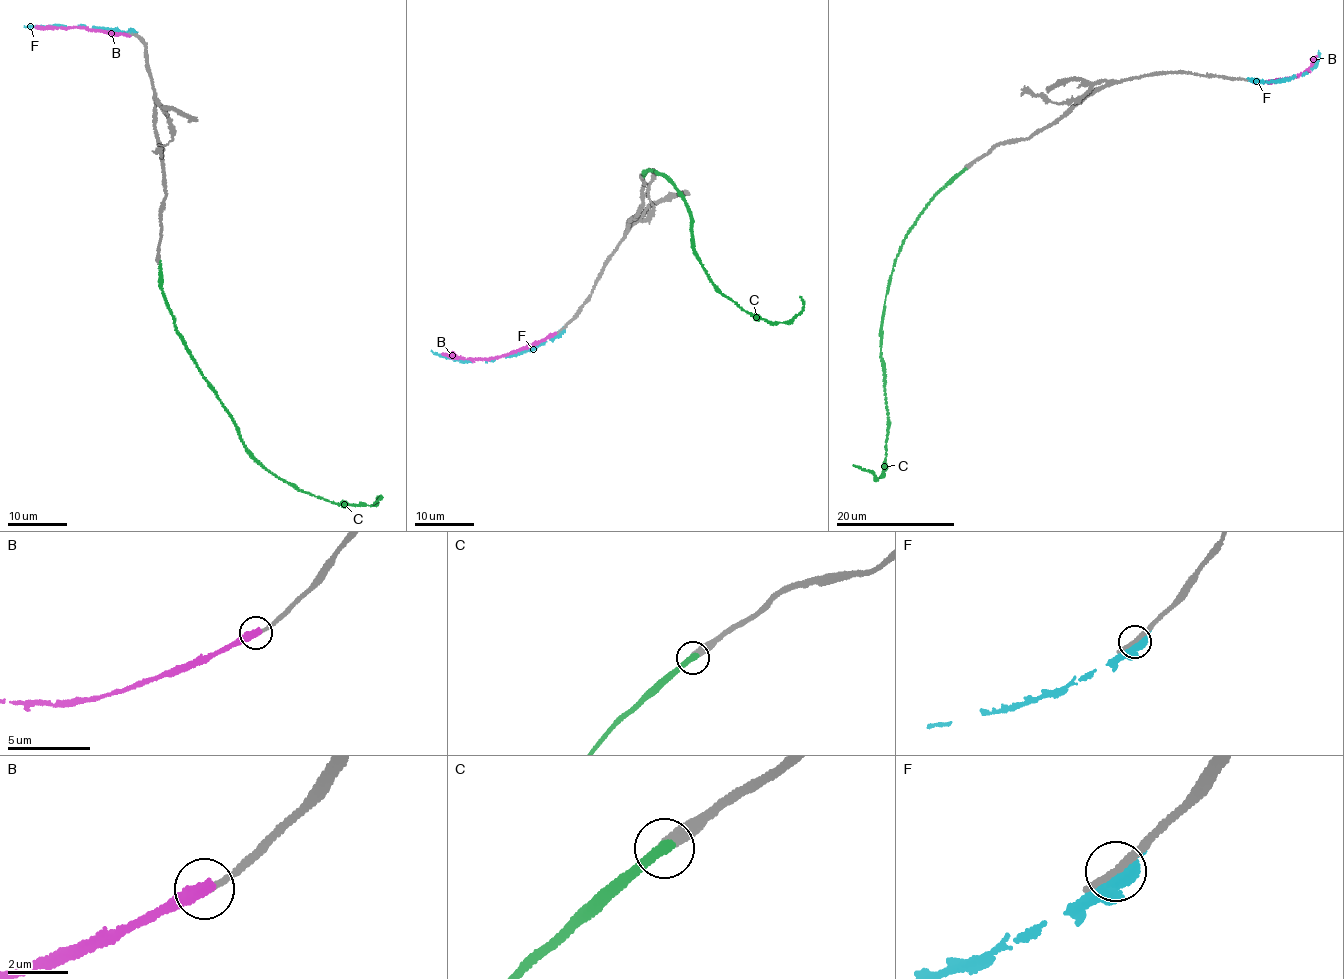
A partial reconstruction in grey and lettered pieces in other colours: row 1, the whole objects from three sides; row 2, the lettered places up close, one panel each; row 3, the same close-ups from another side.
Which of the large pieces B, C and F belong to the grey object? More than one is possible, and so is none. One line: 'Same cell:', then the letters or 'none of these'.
Same cell: C

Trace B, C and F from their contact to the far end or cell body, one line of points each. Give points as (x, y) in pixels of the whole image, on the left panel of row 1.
B: (129, 35), (83, 28), (34, 27)
C: (159, 263), (158, 281), (175, 329), (250, 458), (301, 490), (334, 502), (366, 505), (381, 497), (373, 504)
F: (133, 33), (81, 25), (24, 26)

